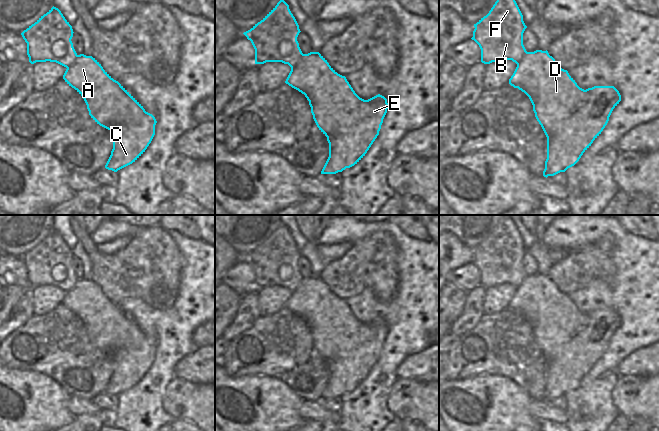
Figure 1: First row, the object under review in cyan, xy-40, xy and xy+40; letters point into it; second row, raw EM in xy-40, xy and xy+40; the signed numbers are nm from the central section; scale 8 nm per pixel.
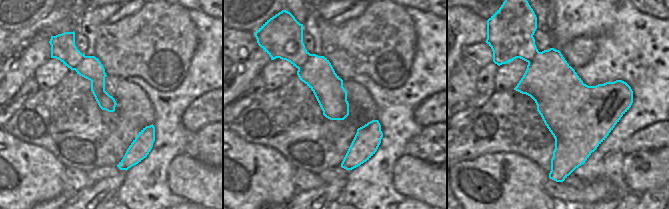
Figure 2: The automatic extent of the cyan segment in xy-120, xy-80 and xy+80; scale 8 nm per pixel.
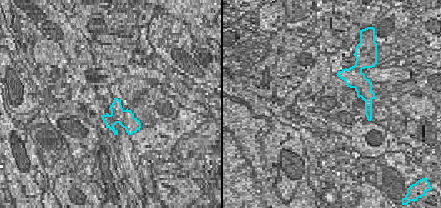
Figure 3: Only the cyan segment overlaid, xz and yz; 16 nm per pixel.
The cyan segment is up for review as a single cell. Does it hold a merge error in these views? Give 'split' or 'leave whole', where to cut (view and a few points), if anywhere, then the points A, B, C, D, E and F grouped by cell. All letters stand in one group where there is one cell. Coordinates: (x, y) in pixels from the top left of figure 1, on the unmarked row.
split; cut in xy along (303, 278), (301, 283), (291, 292); A C D E / B F

